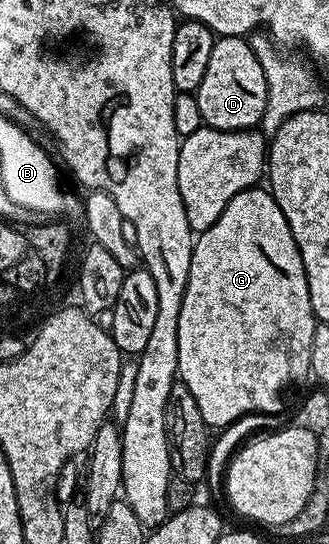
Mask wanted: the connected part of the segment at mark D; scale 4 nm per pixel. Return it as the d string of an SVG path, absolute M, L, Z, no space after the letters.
M237 35L216 38L213 54L205 69L205 78L193 94L197 105L201 105L201 117L206 126L219 131L250 131L258 128L267 111L267 82L261 61L257 61L250 42Z

